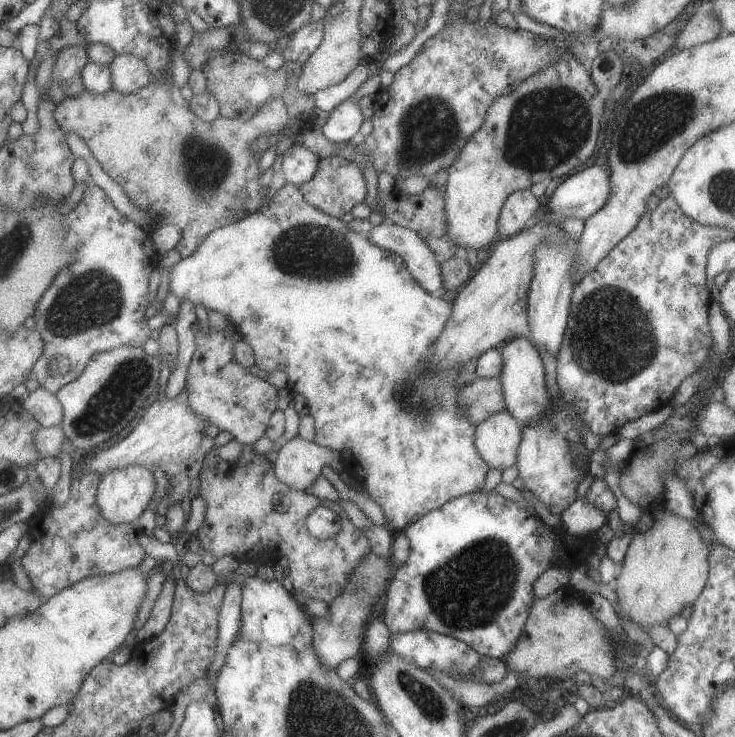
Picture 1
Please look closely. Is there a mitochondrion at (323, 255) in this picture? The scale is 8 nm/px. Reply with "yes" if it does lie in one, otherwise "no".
yes

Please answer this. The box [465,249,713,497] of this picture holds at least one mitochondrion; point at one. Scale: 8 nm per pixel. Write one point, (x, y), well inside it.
(614, 355)

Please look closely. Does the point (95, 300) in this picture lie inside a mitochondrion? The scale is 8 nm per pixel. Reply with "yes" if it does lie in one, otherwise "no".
yes

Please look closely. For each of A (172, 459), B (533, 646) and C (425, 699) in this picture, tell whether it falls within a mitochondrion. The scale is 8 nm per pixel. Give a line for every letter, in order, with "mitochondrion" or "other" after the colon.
A: other
B: other
C: mitochondrion

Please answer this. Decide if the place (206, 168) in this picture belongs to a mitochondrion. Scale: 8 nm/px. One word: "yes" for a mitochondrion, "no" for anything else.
yes

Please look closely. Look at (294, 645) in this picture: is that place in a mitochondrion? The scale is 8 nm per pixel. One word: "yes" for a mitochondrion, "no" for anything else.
no

